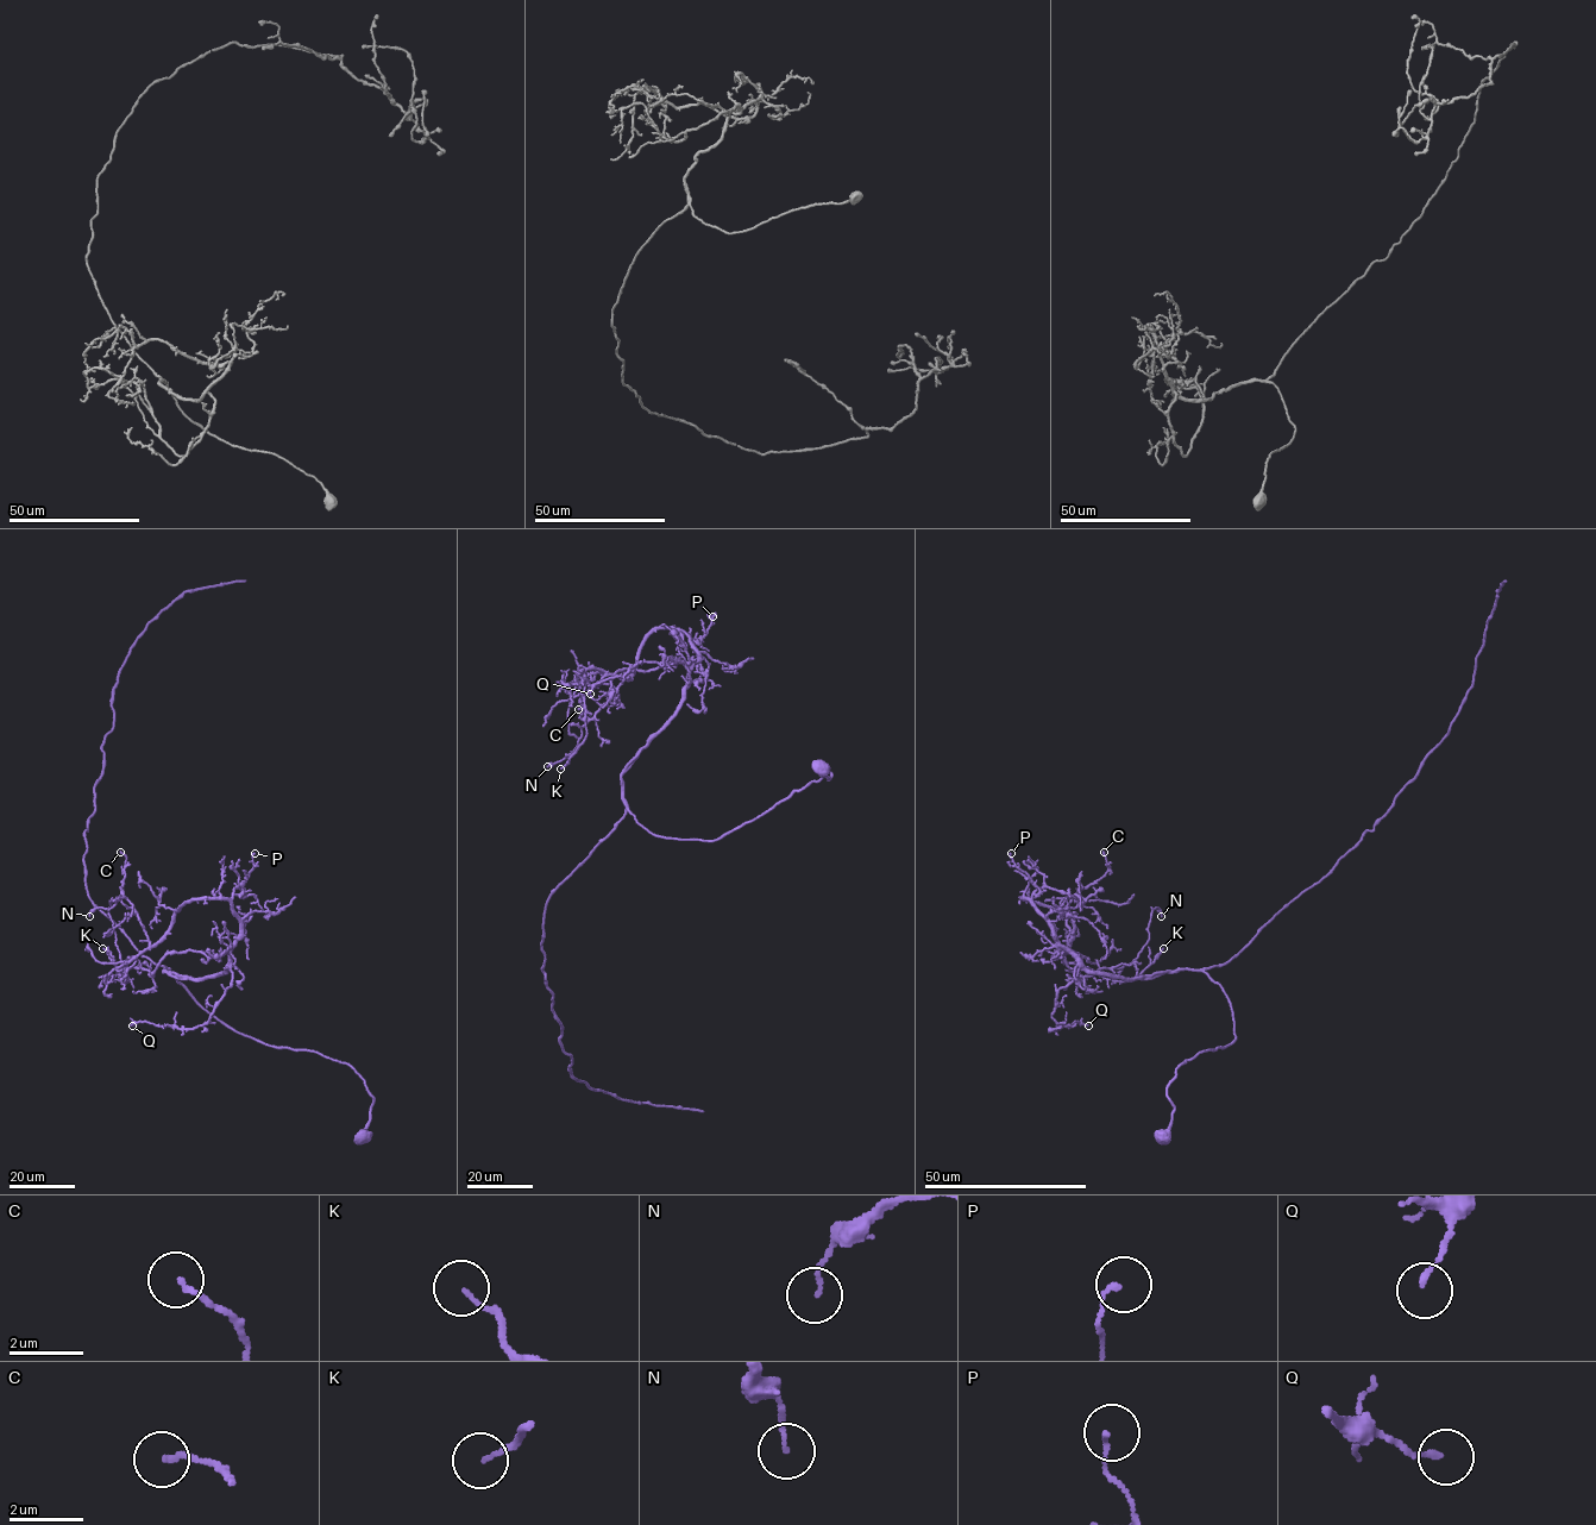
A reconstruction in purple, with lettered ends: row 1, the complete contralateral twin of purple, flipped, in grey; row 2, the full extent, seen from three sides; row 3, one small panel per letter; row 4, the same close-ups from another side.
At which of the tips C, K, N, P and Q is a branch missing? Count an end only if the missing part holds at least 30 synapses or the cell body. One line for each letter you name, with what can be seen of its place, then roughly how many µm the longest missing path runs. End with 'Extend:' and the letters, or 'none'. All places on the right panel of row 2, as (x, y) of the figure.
Extend: none

